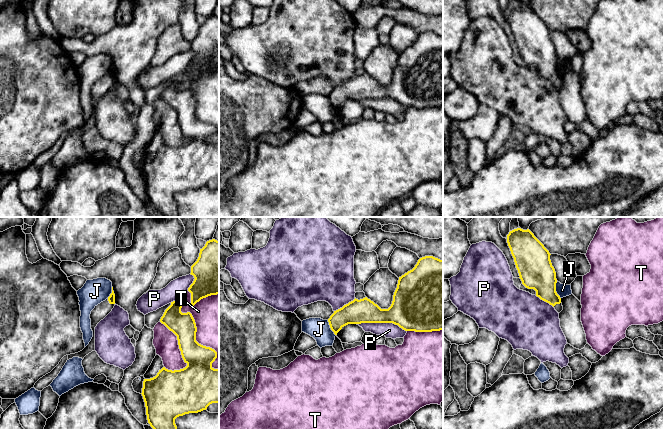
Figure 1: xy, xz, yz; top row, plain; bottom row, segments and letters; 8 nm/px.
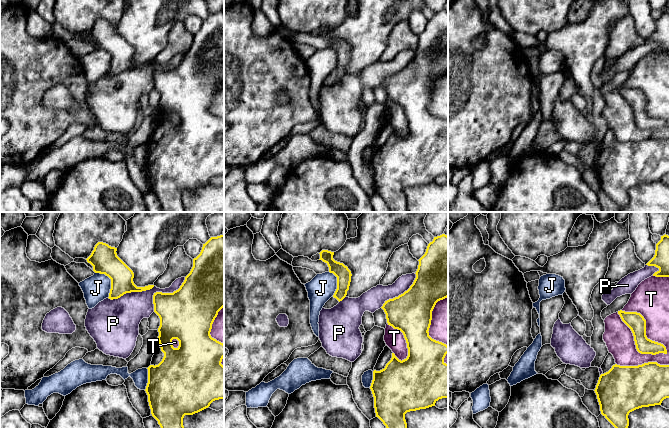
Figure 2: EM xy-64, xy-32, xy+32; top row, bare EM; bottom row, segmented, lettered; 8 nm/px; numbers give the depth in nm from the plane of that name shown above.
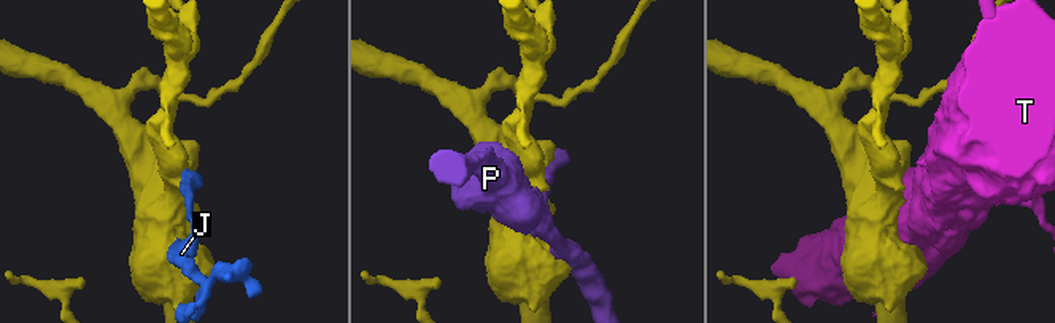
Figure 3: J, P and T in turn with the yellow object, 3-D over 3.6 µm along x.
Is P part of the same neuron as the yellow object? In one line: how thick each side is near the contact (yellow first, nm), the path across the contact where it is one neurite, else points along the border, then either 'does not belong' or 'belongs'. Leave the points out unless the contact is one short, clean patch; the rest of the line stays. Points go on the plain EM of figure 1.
calibres 320 and 120 nm; does not belong

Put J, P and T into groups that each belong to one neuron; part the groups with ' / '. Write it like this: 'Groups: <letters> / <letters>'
Groups: J / P / T

